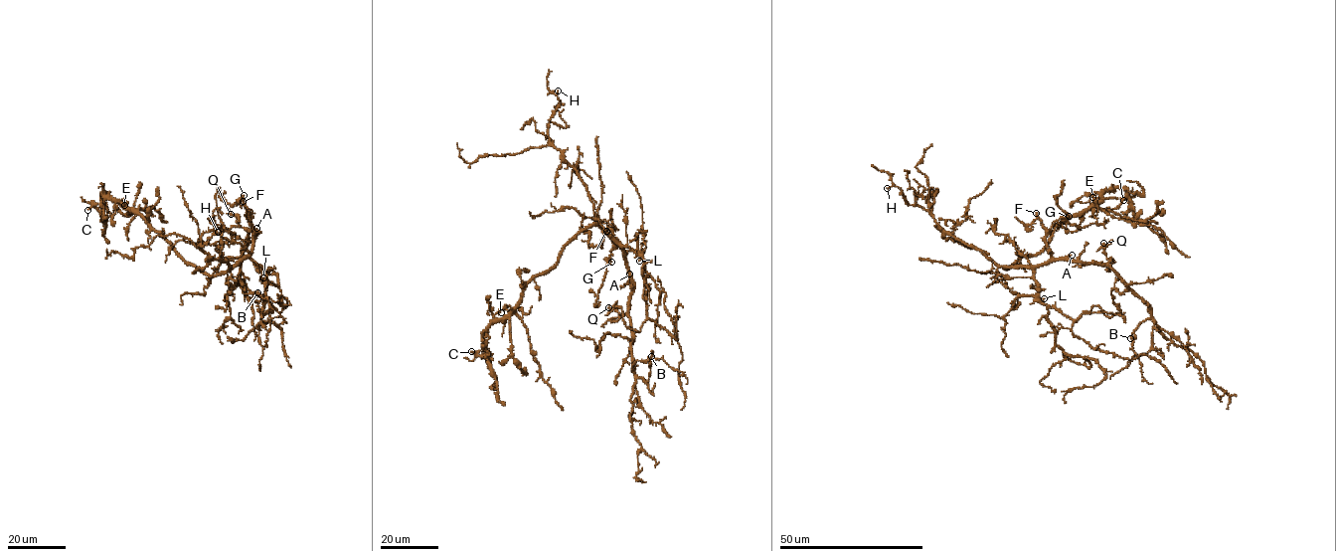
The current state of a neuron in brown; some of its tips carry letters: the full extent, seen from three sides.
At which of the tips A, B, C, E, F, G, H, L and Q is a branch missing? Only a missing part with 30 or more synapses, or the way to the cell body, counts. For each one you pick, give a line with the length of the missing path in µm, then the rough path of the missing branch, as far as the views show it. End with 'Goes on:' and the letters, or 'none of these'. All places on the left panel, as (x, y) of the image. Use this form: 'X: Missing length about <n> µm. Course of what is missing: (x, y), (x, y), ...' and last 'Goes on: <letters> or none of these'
A: Missing length about 100 µm. Course of what is missing: (256, 228), (254, 215), (249, 206), (179, 186), (150, 167), (146, 160), (130, 156), (126, 158), (125, 154)
Goes on: A

